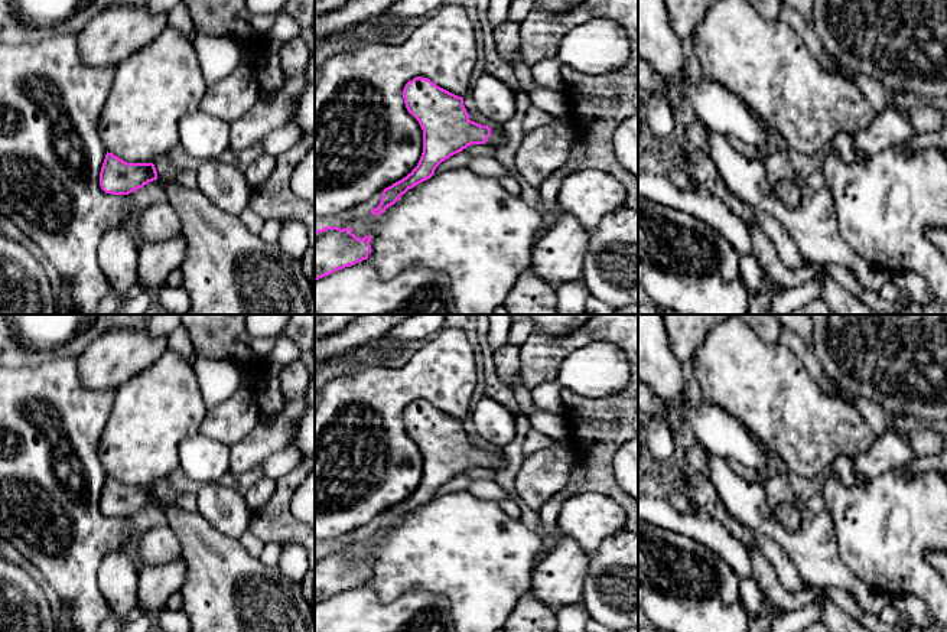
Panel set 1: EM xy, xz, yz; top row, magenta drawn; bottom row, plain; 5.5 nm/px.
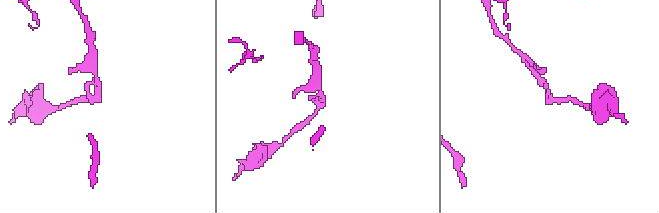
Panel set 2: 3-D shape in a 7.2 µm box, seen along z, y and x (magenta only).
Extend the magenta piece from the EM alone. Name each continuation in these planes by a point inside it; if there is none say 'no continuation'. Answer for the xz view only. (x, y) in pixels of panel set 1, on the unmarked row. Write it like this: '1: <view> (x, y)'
1: xz (497, 461)

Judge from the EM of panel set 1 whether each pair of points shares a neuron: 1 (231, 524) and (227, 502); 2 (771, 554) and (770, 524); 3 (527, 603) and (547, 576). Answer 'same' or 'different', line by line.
1: same
2: different
3: different

